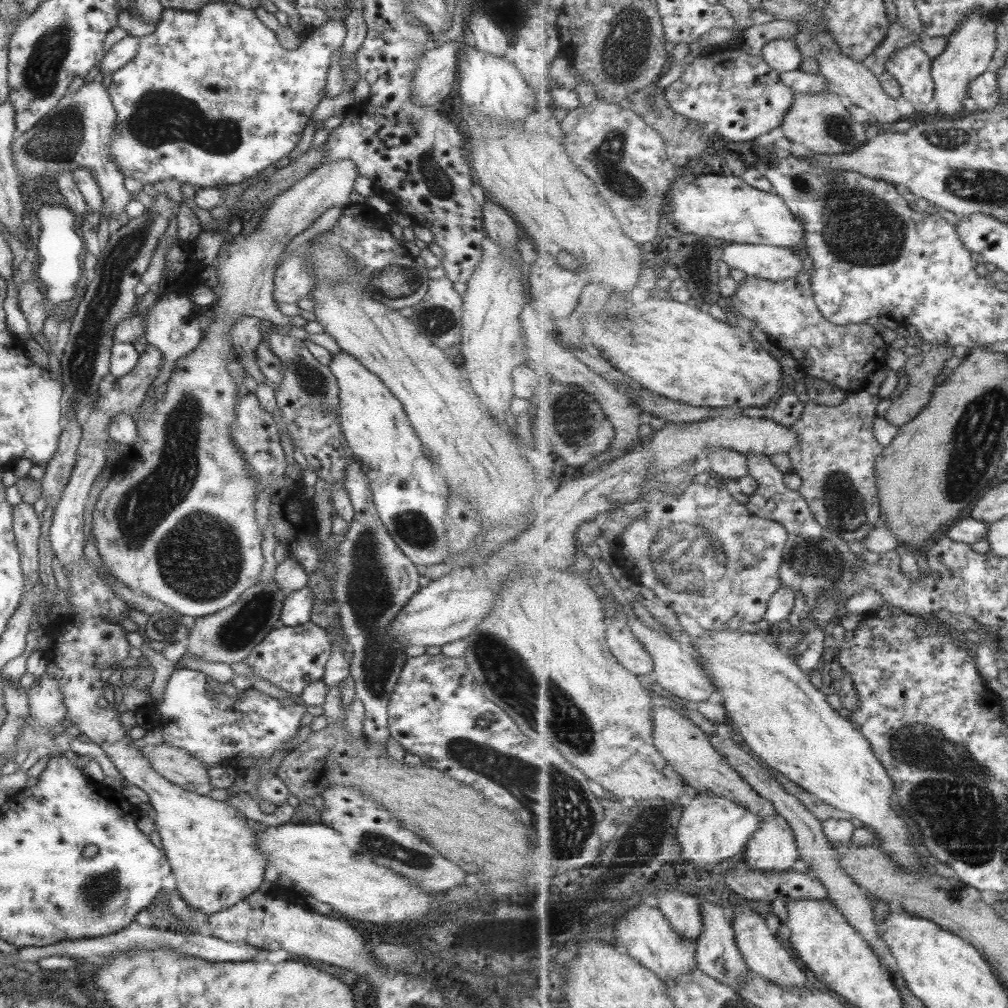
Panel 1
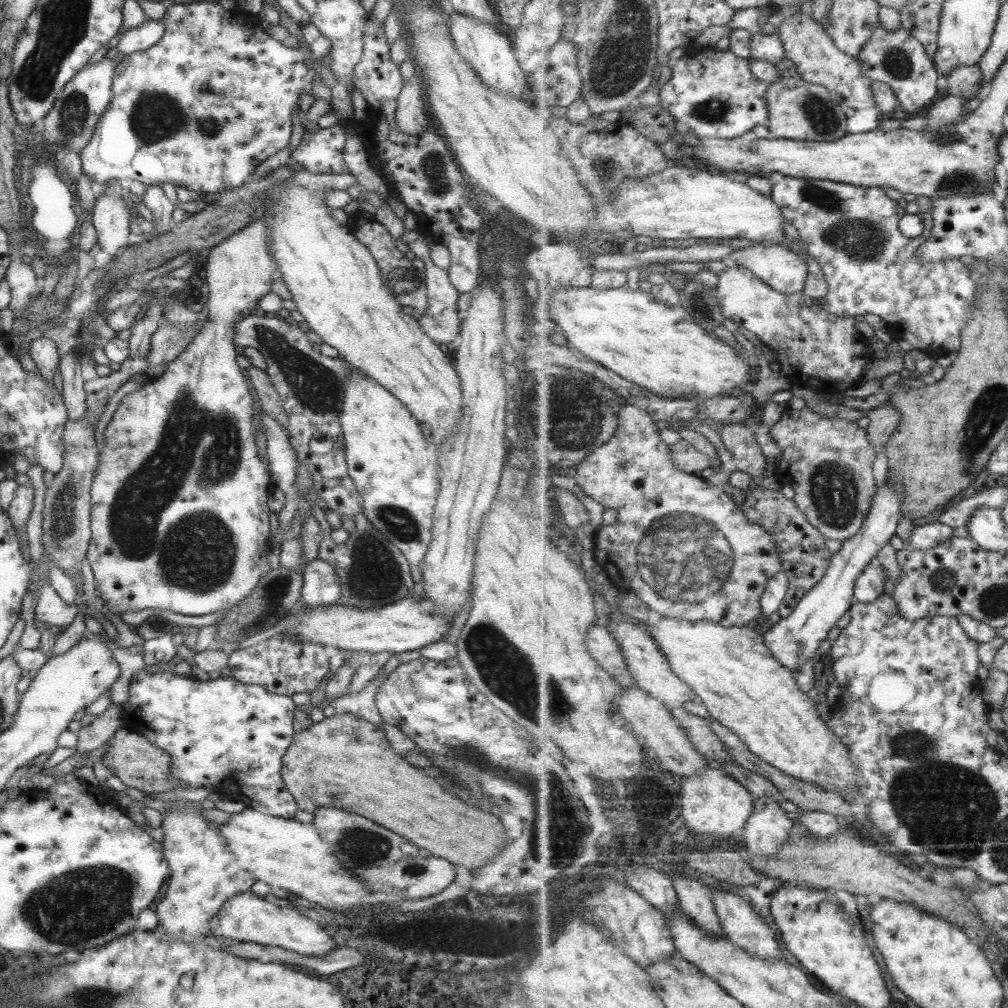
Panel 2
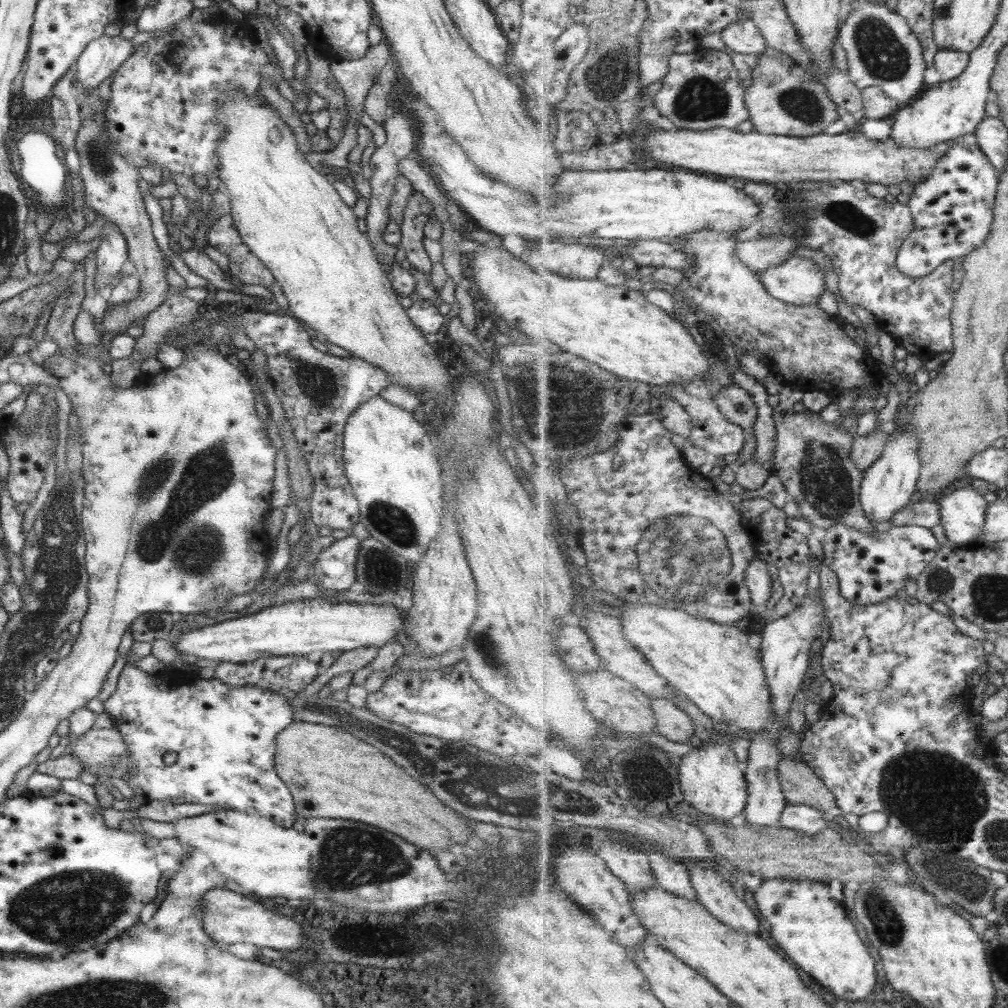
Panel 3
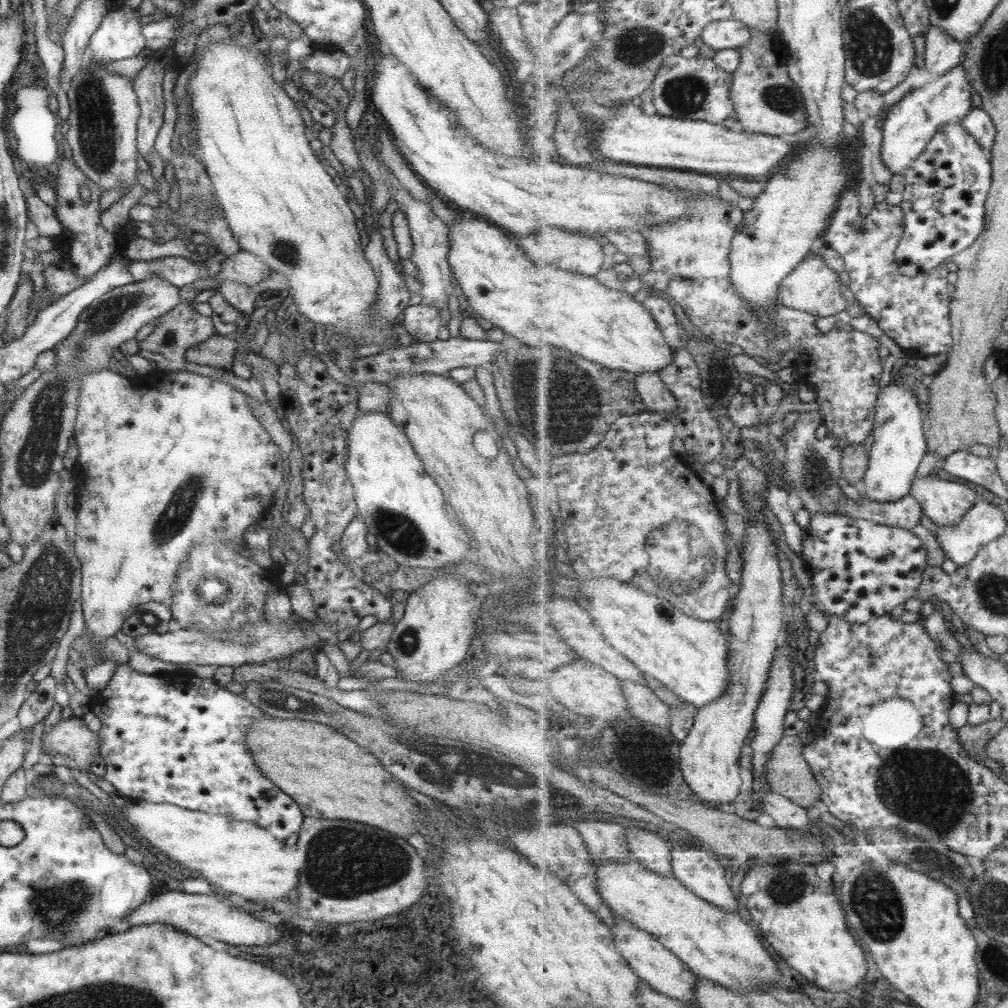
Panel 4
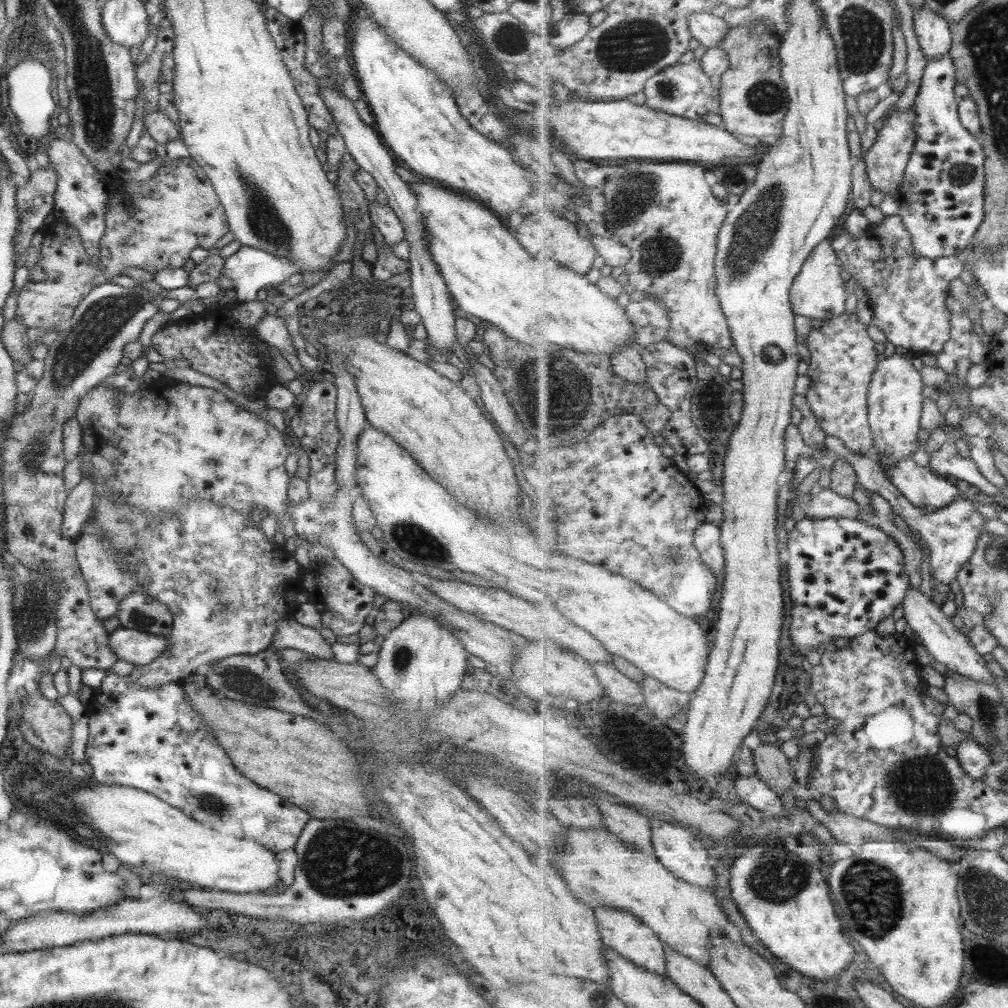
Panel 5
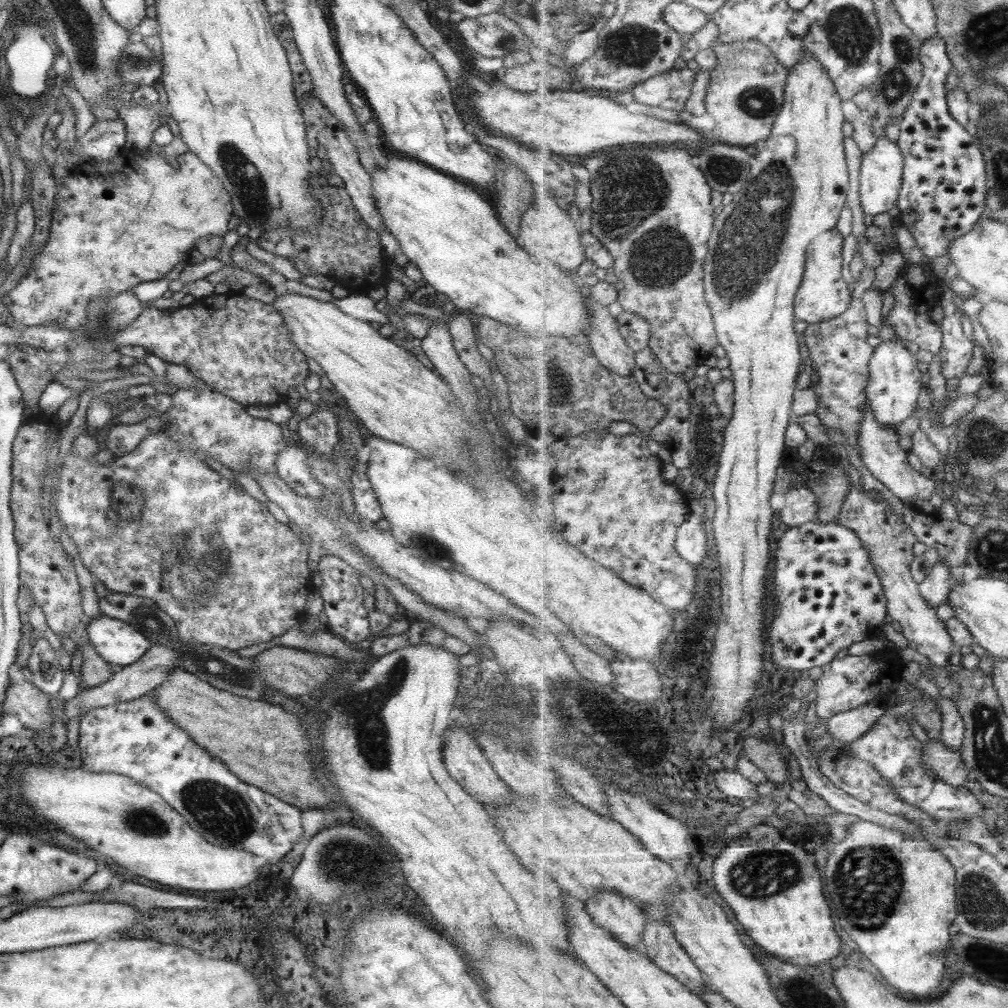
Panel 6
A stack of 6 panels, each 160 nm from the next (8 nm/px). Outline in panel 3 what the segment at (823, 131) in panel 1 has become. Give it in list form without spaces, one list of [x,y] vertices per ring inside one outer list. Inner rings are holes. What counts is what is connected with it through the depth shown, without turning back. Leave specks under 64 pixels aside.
[[[767,47],[758,54],[757,66],[750,72],[750,77],[752,77],[752,85],[746,88],[745,100],[752,115],[750,122],[755,131],[781,136],[815,136],[840,118],[837,112],[838,104],[833,102],[828,88],[823,83],[817,82],[813,75],[798,65],[789,53]]]

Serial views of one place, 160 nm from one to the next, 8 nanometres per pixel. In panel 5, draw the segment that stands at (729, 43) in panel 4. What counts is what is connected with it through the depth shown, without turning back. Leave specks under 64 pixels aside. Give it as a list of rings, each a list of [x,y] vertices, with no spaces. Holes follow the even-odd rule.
[[[696,12],[689,21],[692,35],[707,48],[718,46],[731,30],[724,17],[715,16],[711,13]]]

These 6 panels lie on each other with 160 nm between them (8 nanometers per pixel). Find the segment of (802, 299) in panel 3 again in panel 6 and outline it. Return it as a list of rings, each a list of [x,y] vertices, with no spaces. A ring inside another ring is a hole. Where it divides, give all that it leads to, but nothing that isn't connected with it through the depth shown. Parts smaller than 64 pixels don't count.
[[[833,228],[819,235],[808,249],[806,271],[794,303],[796,319],[807,324],[826,322],[844,315],[852,300],[849,284],[843,280],[843,236]]]

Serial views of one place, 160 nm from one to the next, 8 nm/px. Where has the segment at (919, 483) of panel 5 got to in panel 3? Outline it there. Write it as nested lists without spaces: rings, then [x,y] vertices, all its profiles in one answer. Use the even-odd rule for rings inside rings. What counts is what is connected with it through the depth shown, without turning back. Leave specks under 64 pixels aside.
[[[962,487],[942,496],[938,503],[946,539],[961,544],[980,540],[989,504],[985,496]]]

